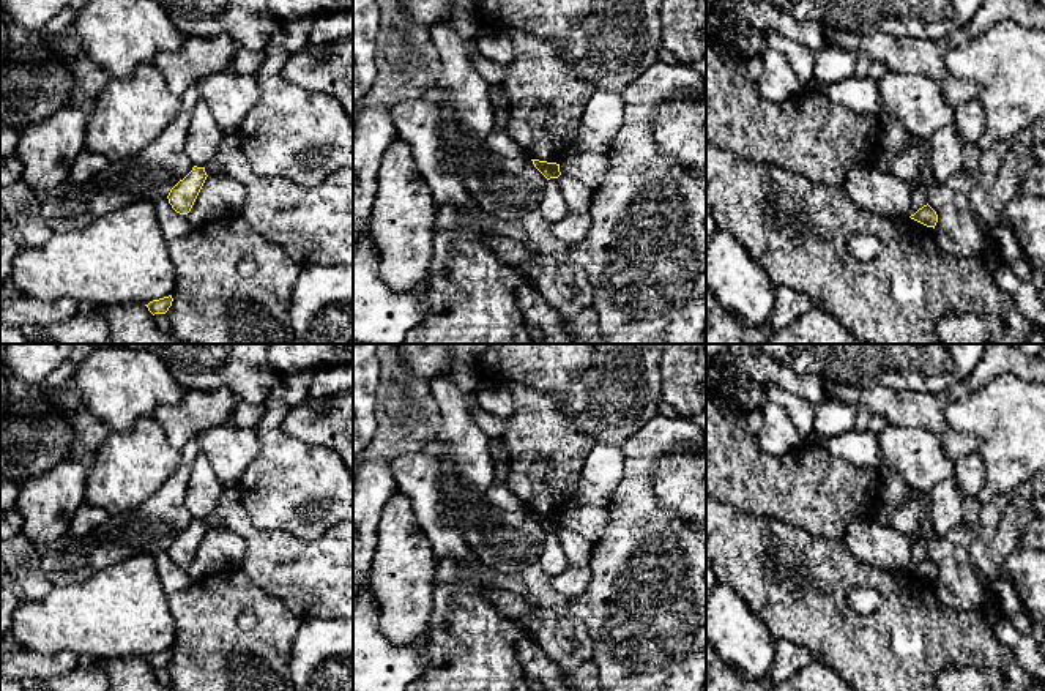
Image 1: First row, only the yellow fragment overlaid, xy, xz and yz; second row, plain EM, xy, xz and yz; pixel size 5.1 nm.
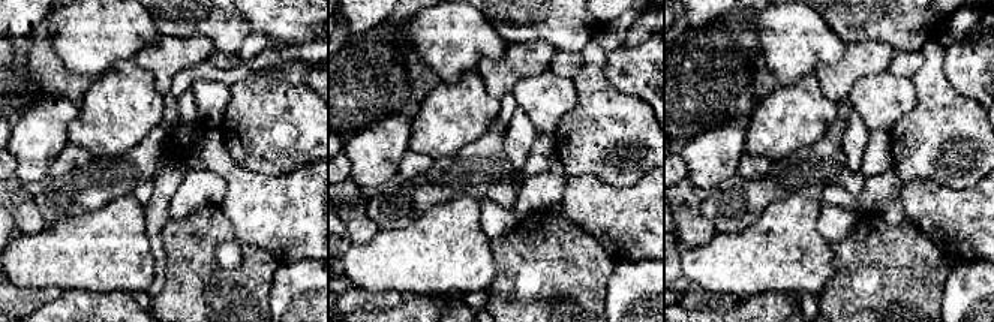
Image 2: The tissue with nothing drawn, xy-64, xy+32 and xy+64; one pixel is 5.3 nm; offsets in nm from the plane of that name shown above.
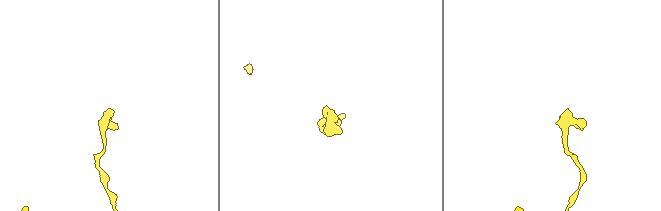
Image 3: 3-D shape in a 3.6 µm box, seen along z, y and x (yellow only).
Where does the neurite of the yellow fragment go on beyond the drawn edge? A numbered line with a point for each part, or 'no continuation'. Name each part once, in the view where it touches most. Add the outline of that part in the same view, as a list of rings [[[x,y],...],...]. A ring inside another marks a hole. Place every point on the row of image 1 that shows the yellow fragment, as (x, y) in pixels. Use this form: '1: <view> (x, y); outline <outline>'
no continuation

